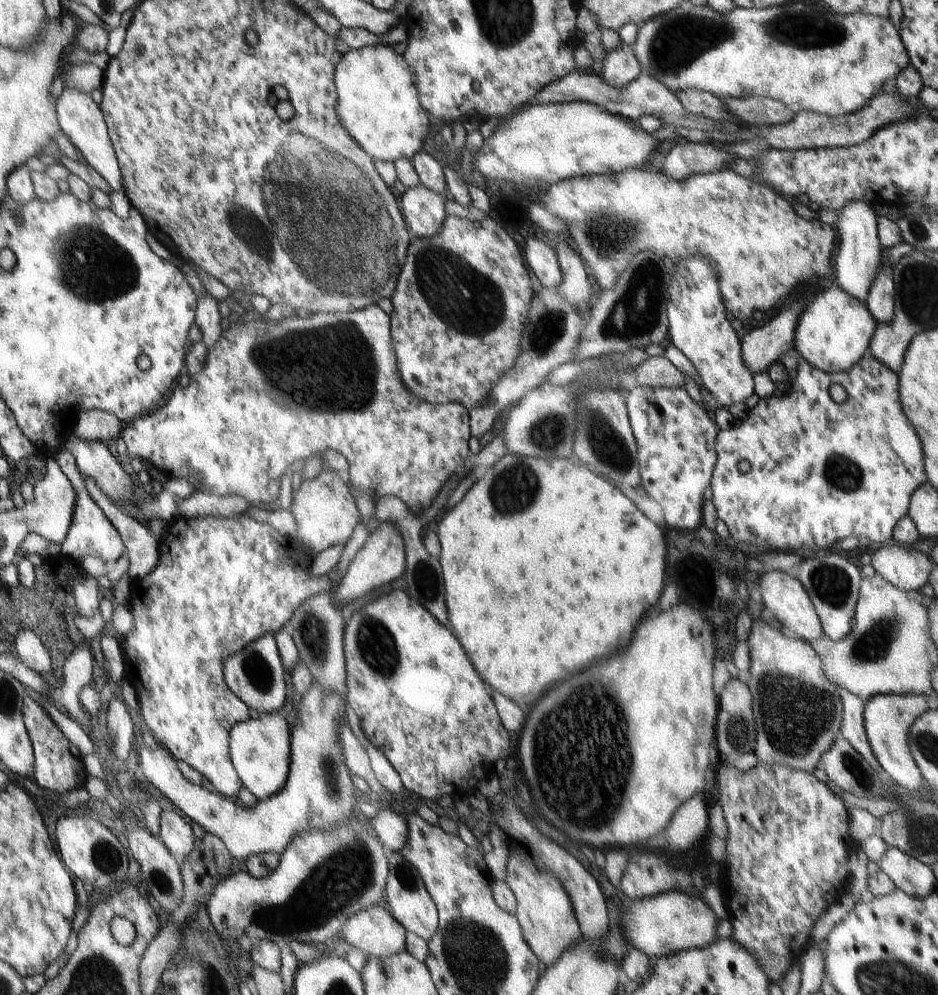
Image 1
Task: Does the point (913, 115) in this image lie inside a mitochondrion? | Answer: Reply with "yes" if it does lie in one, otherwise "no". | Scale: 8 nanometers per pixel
no

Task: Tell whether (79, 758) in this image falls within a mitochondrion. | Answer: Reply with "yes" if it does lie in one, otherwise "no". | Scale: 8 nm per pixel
no

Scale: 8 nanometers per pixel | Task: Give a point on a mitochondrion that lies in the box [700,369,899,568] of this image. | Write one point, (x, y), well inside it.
(844, 475)

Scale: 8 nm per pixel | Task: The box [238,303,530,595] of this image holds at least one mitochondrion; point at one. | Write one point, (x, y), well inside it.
(345, 341)

